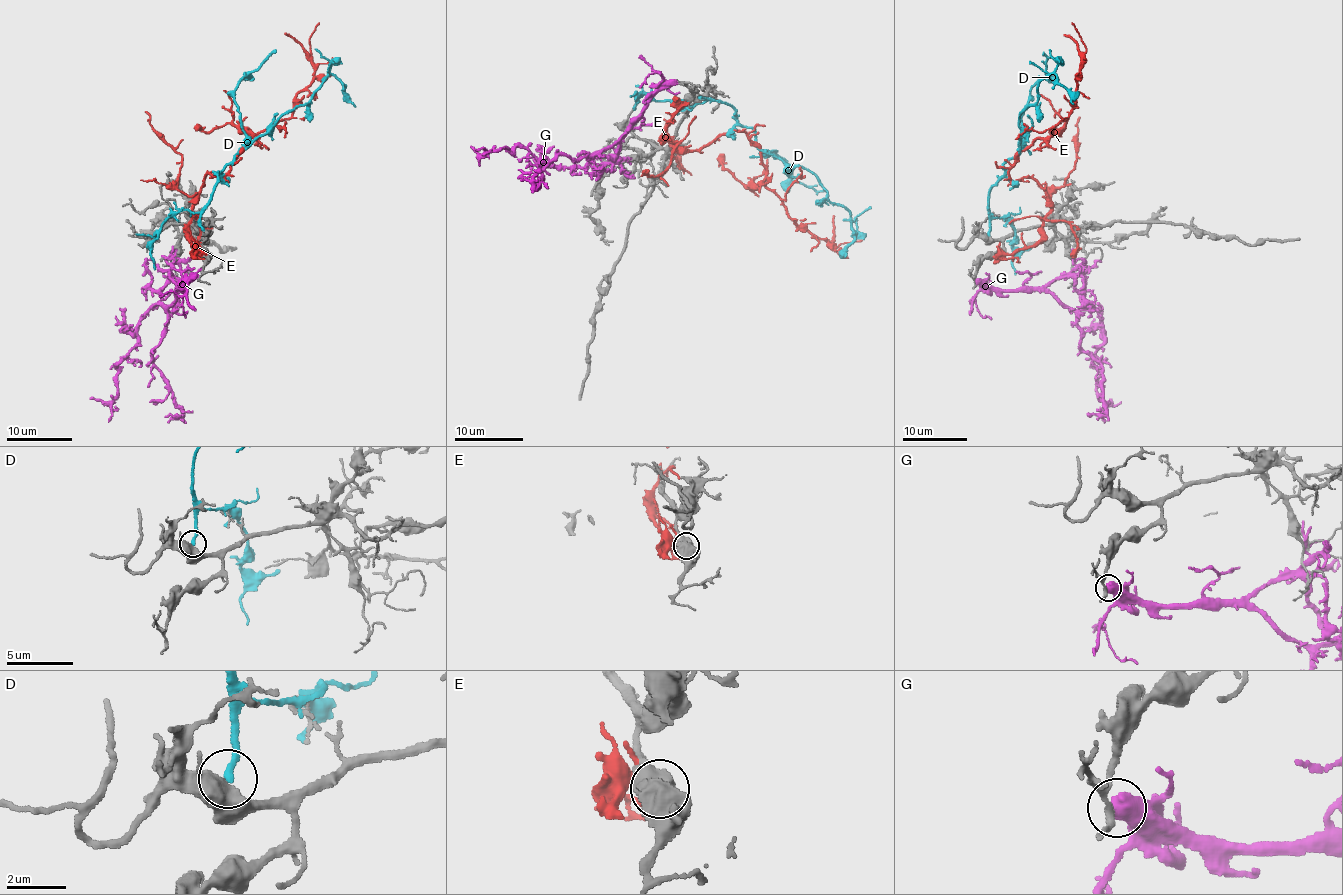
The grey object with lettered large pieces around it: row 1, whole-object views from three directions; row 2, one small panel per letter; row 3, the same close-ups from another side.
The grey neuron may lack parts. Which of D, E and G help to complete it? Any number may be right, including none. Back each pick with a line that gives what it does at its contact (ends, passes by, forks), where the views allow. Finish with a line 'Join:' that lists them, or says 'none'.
Join: none

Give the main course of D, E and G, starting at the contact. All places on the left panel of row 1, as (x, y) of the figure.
D: (204, 230), (201, 210), (223, 168), (277, 119), (309, 100), (328, 75), (342, 83), (346, 98), (355, 107)
E: (205, 251), (188, 237), (206, 174), (222, 175), (251, 136), (286, 120), (312, 81), (307, 51), (285, 32)
G: (195, 277), (140, 322), (109, 402), (90, 398)

